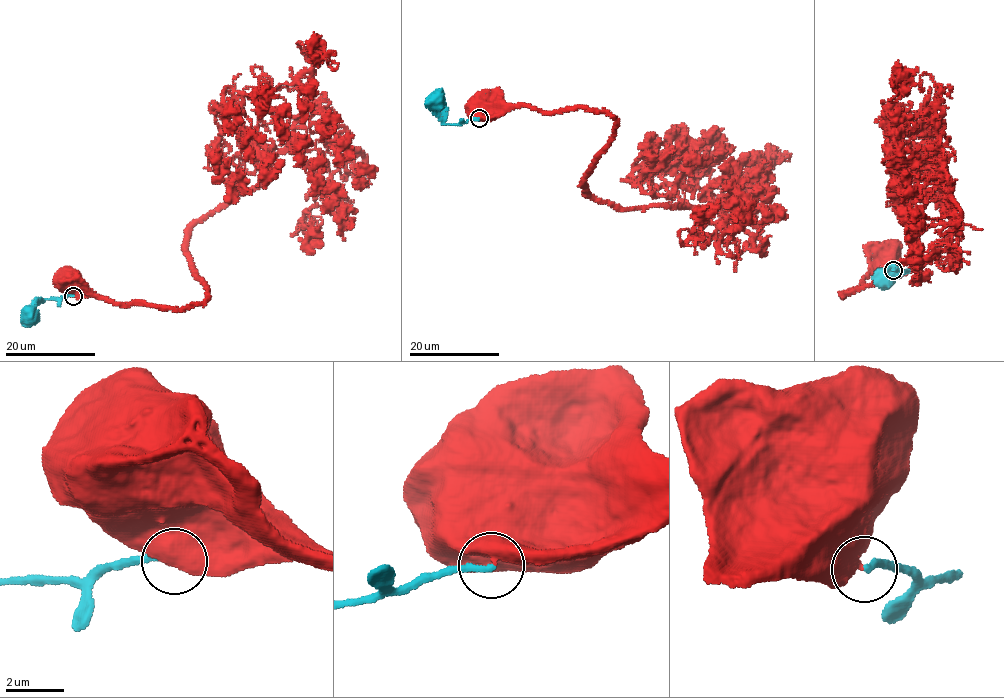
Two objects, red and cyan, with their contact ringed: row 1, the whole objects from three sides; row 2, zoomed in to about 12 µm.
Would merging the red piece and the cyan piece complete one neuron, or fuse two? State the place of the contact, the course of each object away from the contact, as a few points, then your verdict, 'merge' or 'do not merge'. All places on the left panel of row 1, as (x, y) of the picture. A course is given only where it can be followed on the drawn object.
at (73, 296); red runs (73, 296), (59, 284), (63, 278), (68, 281); cyan runs (73, 296), (44, 299), (33, 304), (35, 315), (31, 316); do not merge

